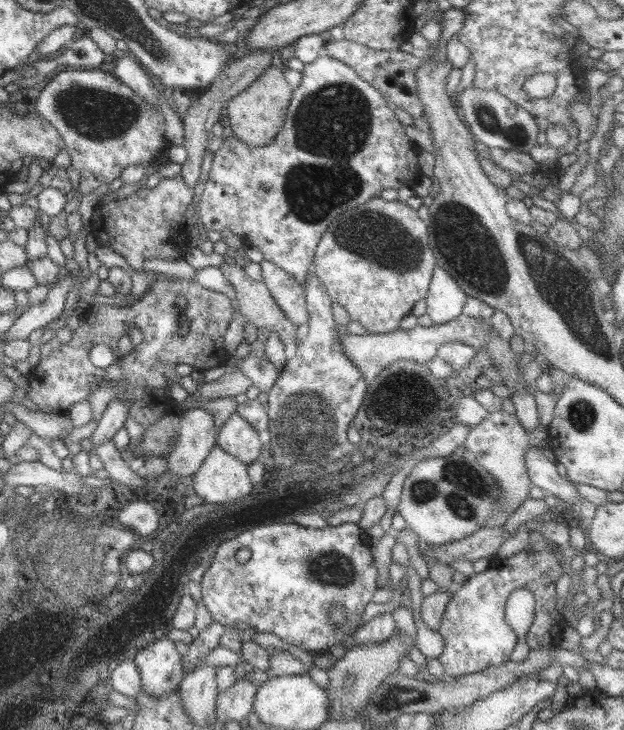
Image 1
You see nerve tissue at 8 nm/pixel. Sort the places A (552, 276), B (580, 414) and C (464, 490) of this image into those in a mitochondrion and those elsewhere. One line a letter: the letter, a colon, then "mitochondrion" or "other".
A: mitochondrion
B: mitochondrion
C: mitochondrion

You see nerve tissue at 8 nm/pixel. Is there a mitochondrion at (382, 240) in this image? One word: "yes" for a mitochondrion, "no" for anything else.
yes

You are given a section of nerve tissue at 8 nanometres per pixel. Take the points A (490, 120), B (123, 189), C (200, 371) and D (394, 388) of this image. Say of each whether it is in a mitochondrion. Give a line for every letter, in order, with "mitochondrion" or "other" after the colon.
A: mitochondrion
B: other
C: other
D: other

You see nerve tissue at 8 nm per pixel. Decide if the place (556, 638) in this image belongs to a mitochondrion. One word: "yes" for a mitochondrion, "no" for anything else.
no

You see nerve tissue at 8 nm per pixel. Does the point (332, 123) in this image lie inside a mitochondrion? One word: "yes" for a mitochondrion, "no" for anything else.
yes

